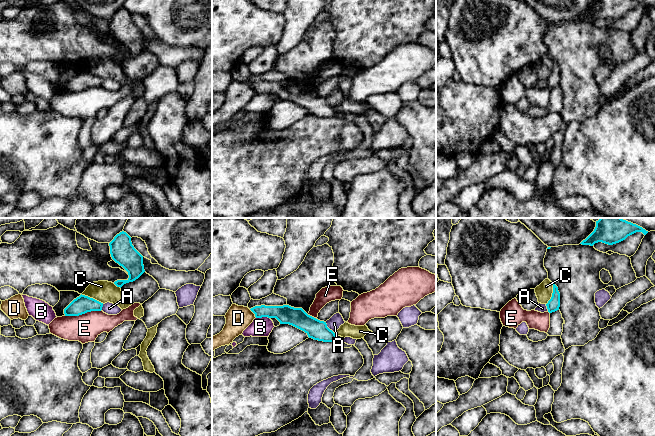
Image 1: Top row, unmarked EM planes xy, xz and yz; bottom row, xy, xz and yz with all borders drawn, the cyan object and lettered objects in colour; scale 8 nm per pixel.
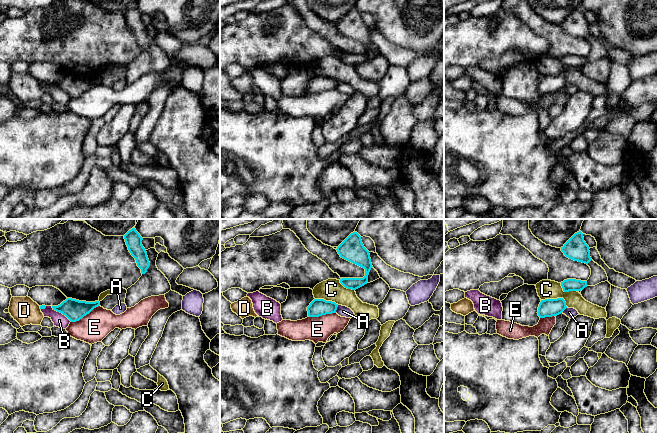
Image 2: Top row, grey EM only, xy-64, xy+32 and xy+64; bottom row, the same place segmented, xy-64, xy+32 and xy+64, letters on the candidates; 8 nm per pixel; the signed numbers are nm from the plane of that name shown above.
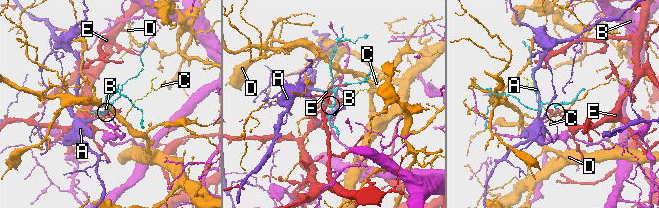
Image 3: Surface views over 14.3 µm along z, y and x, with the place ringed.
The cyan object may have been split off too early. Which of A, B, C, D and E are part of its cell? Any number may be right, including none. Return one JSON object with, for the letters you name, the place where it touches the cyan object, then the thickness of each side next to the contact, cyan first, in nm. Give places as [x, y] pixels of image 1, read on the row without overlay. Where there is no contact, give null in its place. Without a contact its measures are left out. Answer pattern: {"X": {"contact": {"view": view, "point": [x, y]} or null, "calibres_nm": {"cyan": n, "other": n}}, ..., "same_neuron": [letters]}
{"same_neuron": []}

